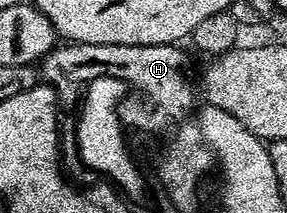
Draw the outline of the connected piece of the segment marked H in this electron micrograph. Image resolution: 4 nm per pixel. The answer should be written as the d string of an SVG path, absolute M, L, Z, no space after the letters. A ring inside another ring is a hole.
M71 43L55 45L40 60L40 75L49 86L66 97L70 83L88 85L102 77L119 79L121 83L151 95L170 115L182 115L185 111L193 112L196 87L186 80L186 55L181 46L165 43L164 45L96 45L95 43Z

